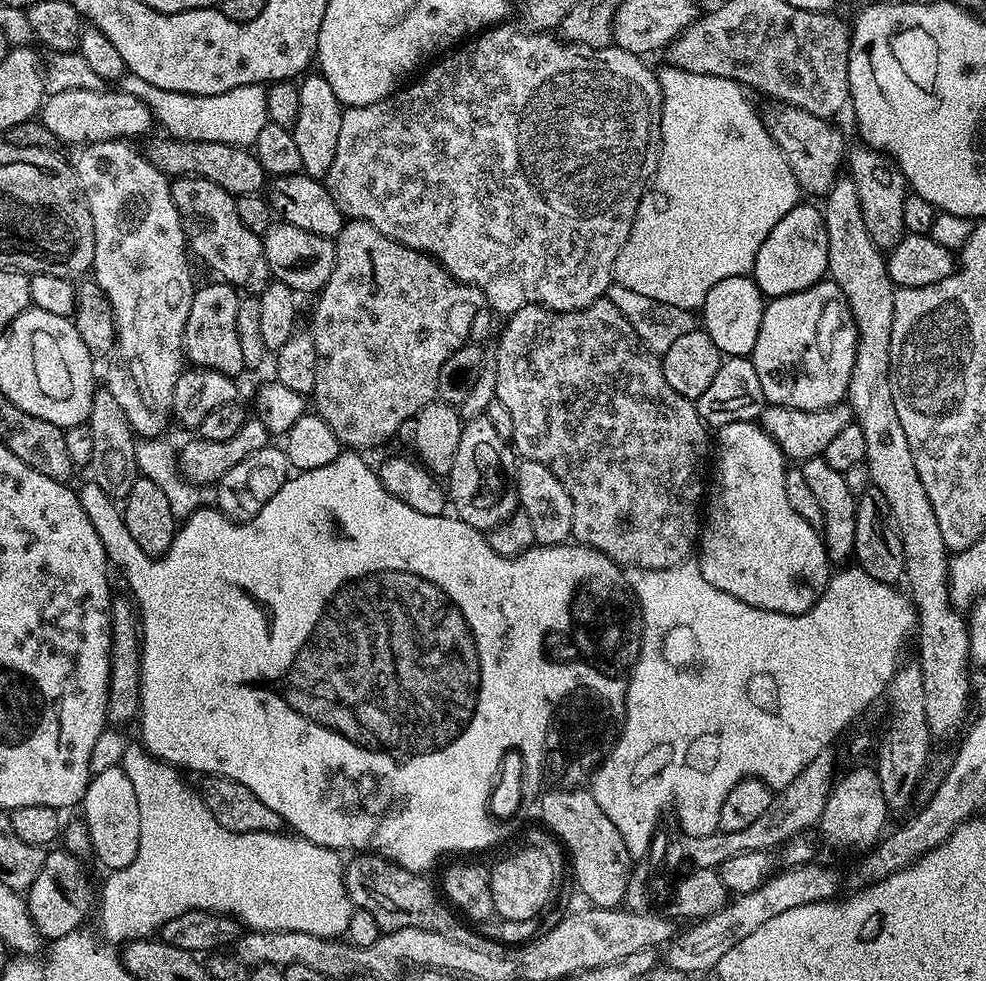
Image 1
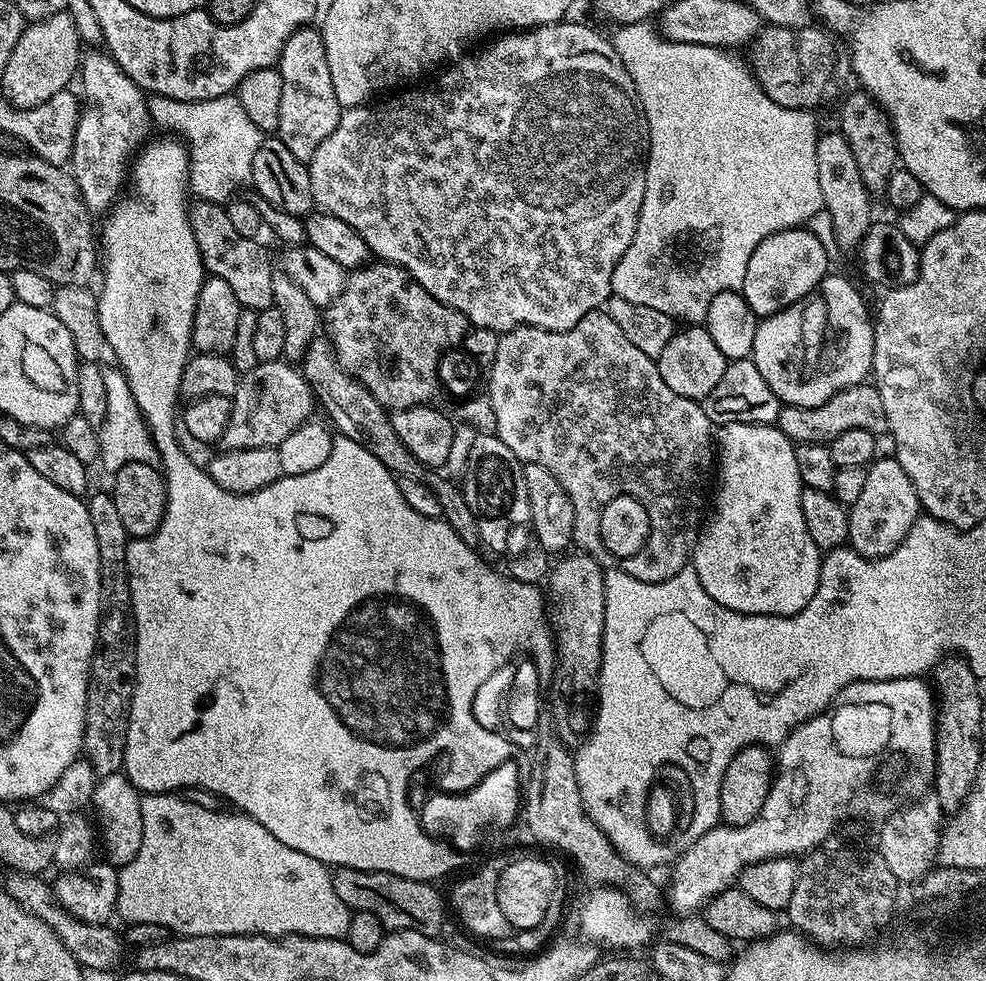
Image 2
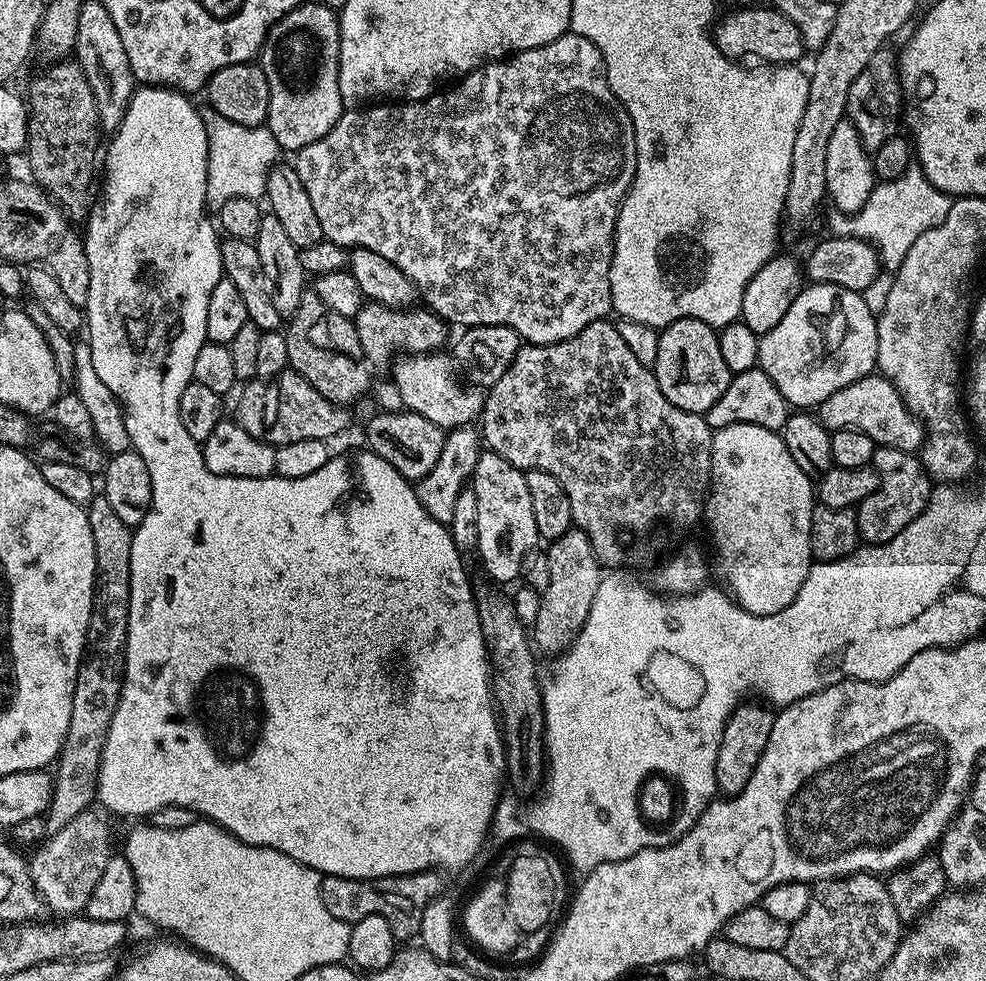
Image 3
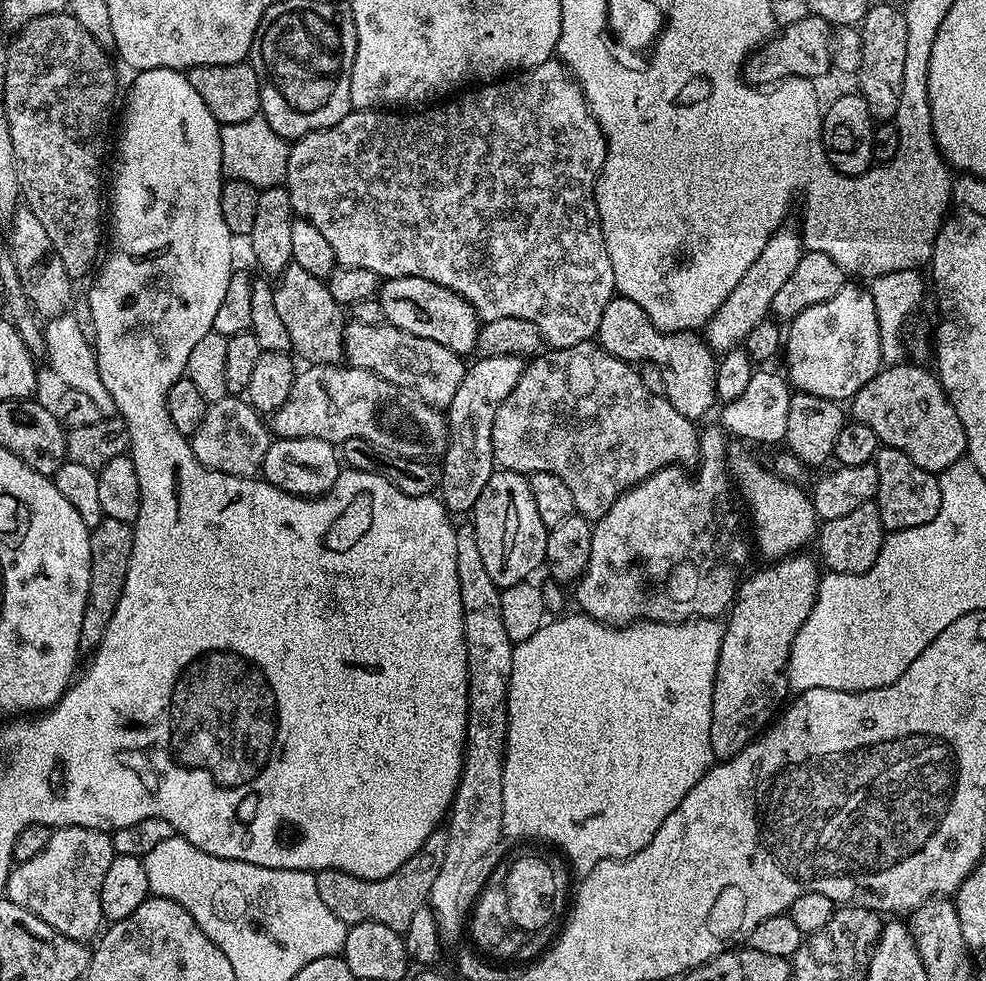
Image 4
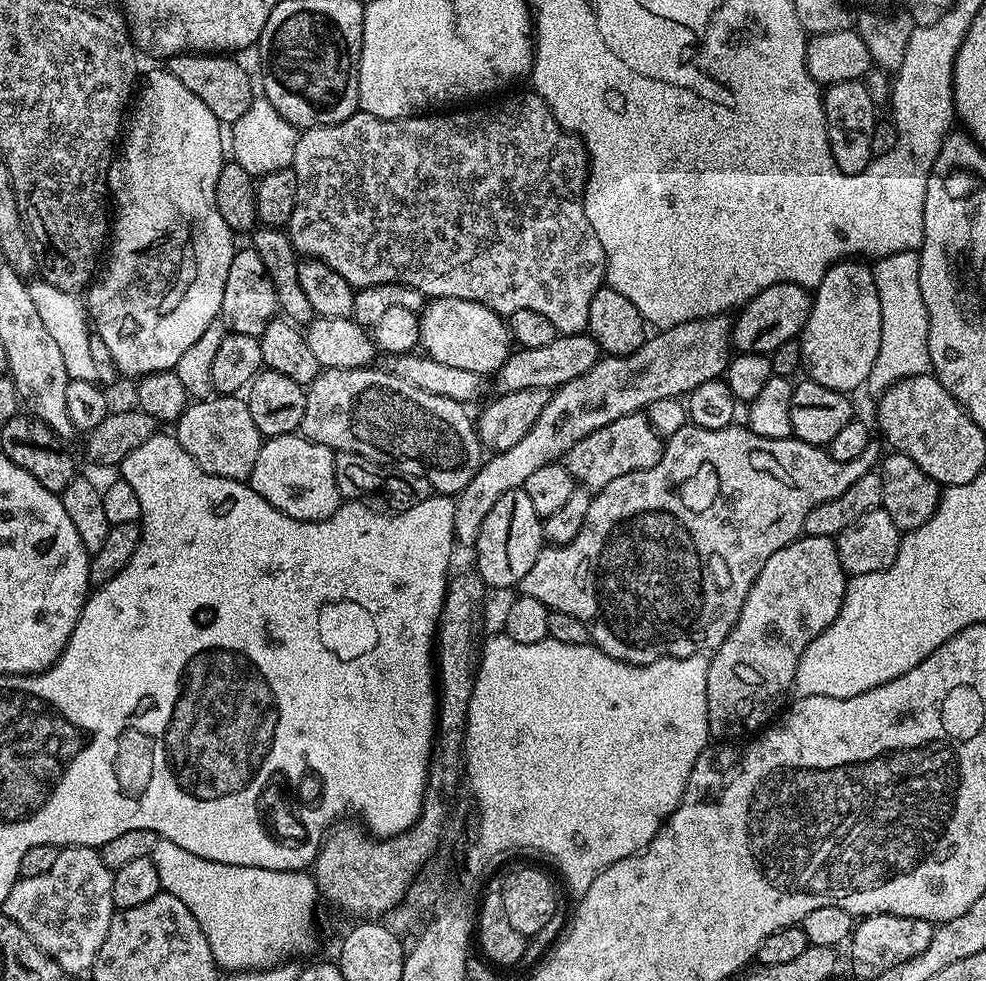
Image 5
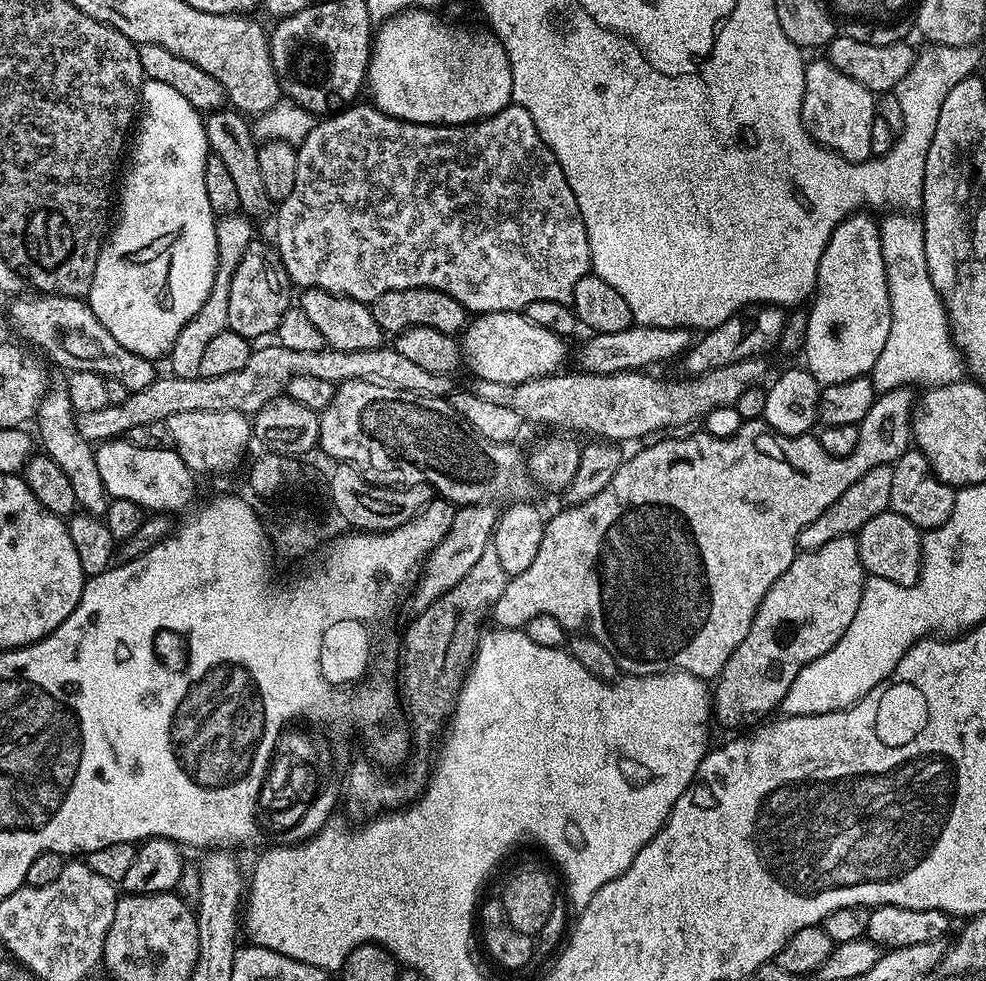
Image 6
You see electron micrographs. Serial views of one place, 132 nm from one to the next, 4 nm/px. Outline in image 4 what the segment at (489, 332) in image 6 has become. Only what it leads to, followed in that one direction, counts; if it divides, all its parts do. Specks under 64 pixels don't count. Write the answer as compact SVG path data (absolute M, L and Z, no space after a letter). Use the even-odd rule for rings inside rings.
M387 278L380 285L378 299L384 320L398 326L398 330L406 330L418 338L430 338L459 354L475 349L481 321L475 310L454 294L454 290L446 290L446 286L438 286L438 282L426 278Z

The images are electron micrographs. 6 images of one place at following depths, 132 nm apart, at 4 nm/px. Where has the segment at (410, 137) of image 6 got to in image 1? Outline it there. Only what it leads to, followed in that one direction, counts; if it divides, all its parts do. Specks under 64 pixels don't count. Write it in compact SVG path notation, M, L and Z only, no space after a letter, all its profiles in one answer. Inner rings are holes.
M508 22L501 23L499 26L493 26L471 37L467 42L461 43L455 50L441 55L427 69L429 72L421 80L413 79L411 83L393 92L385 100L379 100L370 106L362 106L361 108L344 108L342 130L338 130L338 146L334 146L334 162L330 166L326 177L328 192L334 198L338 210L344 217L370 222L370 226L374 226L376 232L386 234L386 238L390 238L407 248L412 248L416 252L424 252L428 256L431 256L433 260L439 262L441 268L449 276L453 276L461 284L469 284L479 290L488 299L488 307L492 309L493 313L500 314L500 312L504 312L503 314L511 314L522 310L522 306L526 306L527 304L541 304L543 308L549 308L555 312L577 312L578 310L582 310L586 306L593 304L595 300L601 299L607 293L608 288L614 283L612 279L612 267L618 258L618 250L622 250L622 246L630 234L632 223L636 217L636 211L640 205L640 199L644 196L644 191L647 190L652 175L656 173L656 163L660 157L660 119L662 118L664 91L660 89L657 73L655 71L651 72L644 63L645 61L641 57L630 54L626 50L615 46L591 48L590 46L582 46L581 44L561 42L555 35L549 34L548 32L534 32L531 30L515 32L508 25Z

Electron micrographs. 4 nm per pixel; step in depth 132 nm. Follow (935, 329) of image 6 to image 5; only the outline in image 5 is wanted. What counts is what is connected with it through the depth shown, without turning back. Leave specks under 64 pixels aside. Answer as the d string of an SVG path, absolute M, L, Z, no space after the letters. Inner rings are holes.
M899 252L881 256L875 261L872 273L874 286L878 286L878 302L882 306L882 330L878 358L870 366L866 385L873 397L879 398L890 386L906 378L929 375L932 367L928 349L928 315L926 302L922 302L922 286L918 282L920 257L916 252Z

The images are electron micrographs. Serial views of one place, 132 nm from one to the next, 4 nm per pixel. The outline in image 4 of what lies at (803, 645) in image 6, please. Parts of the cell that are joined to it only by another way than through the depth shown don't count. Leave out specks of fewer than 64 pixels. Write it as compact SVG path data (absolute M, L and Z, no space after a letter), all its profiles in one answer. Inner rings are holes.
M793 554L769 563L767 565L769 568L754 573L749 580L747 577L737 587L736 598L732 601L732 607L726 616L724 636L720 640L716 681L712 687L710 746L712 755L717 761L729 760L730 757L736 756L765 731L770 721L777 715L776 704L783 705L784 695L790 692L787 673L788 655L802 622L816 604L816 591L822 575L817 561L815 559L812 561L810 557L804 555Z

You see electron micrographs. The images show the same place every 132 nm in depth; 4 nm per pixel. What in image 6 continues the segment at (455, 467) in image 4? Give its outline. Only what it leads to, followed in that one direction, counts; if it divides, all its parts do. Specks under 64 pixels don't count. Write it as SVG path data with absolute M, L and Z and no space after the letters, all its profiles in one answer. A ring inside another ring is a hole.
M633 323L631 328L614 334L592 334L580 348L579 371L595 376L609 376L619 372L639 372L651 369L651 364L664 364L667 360L679 361L694 343L690 328L667 328L666 326L642 326Z

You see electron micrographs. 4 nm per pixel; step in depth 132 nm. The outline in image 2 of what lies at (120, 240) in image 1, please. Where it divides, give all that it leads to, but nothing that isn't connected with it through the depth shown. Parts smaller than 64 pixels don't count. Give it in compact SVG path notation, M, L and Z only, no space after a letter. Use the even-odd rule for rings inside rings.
M88 50L83 53L79 63L78 82L82 93L80 121L74 134L70 175L80 188L81 196L92 214L107 213L121 195L120 187L125 187L126 173L130 168L130 158L135 157L138 149L149 139L148 128L153 127L152 115L148 113L148 96L124 73L122 66L104 50Z

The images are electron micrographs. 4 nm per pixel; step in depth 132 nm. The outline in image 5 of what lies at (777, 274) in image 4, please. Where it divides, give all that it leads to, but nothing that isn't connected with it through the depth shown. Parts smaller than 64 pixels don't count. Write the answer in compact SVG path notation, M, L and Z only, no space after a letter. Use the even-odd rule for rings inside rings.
M721 314L682 322L673 328L659 329L652 334L656 336L649 335L644 344L629 356L601 355L600 361L594 366L590 366L590 370L586 370L586 374L560 385L549 395L547 406L542 410L542 414L538 414L534 426L530 426L526 438L522 438L522 442L510 446L510 450L489 455L489 460L487 457L481 463L478 474L474 474L474 478L470 478L467 486L455 497L455 539L459 543L461 540L468 546L475 545L478 534L482 530L482 522L486 522L486 514L490 514L494 502L498 502L498 498L502 498L502 494L506 494L506 490L523 488L526 478L530 478L530 474L534 474L534 470L547 464L557 463L573 446L582 442L582 438L594 434L594 430L604 428L610 422L628 416L632 412L647 409L650 404L658 402L659 399L684 398L698 386L711 380L721 379L728 369L729 361L734 356L732 321L731 315Z

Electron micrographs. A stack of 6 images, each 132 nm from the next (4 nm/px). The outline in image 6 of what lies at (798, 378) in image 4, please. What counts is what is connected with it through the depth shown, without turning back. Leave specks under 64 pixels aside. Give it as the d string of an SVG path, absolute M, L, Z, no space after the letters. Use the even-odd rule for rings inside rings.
M868 214L846 217L834 230L834 234L830 234L830 242L818 266L817 289L811 301L812 308L807 309L808 325L802 359L805 360L803 363L808 372L822 386L868 376L874 362L878 362L878 354L882 354L882 346L886 346L886 338L890 335L890 290L886 286L886 266L882 262L880 225L875 219L872 221L864 215Z

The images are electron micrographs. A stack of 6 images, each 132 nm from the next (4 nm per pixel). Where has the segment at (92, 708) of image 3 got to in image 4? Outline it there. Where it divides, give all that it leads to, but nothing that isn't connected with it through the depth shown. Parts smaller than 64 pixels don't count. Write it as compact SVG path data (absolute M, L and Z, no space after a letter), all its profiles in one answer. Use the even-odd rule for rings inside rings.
M105 516L100 521L100 525L88 533L90 538L90 590L86 598L86 610L82 614L81 649L95 650L106 634L106 626L110 626L110 618L114 618L118 598L122 598L122 590L126 586L126 570L130 570L130 554L134 550L132 530L133 525Z

